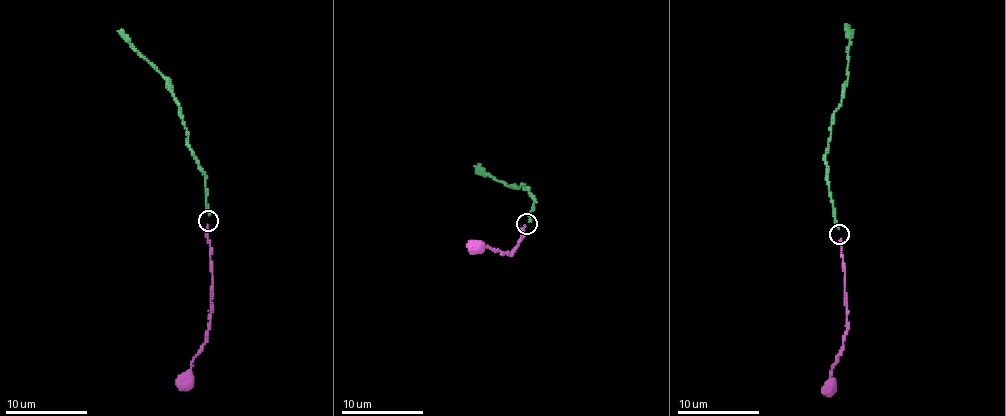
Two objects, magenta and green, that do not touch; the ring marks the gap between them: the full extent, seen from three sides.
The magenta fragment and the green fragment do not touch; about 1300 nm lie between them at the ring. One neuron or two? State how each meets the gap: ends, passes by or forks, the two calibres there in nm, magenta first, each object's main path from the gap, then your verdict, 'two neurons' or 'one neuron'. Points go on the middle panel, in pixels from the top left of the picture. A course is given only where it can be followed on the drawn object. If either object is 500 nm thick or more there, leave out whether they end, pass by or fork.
magenta ends; green ends; calibres 120 and 150 nm; course magenta (525, 226), (519, 242), (508, 255), (484, 244), (482, 247), (474, 243), (469, 246); course green (529, 222), (534, 198), (524, 185), (510, 186), (484, 173), (478, 164); two neurons

